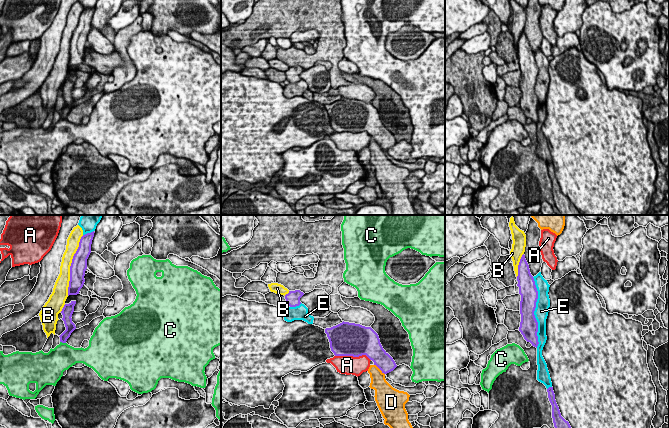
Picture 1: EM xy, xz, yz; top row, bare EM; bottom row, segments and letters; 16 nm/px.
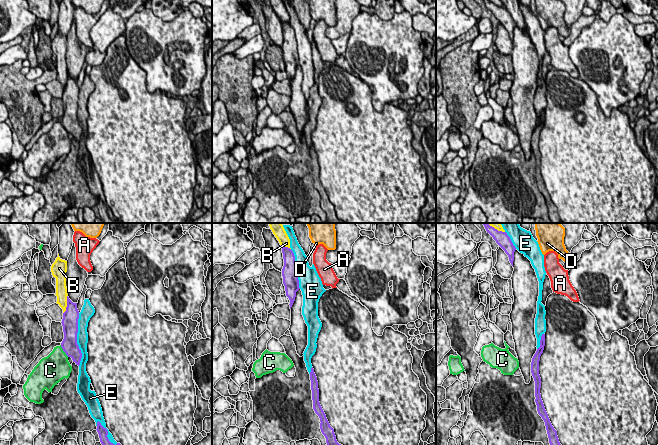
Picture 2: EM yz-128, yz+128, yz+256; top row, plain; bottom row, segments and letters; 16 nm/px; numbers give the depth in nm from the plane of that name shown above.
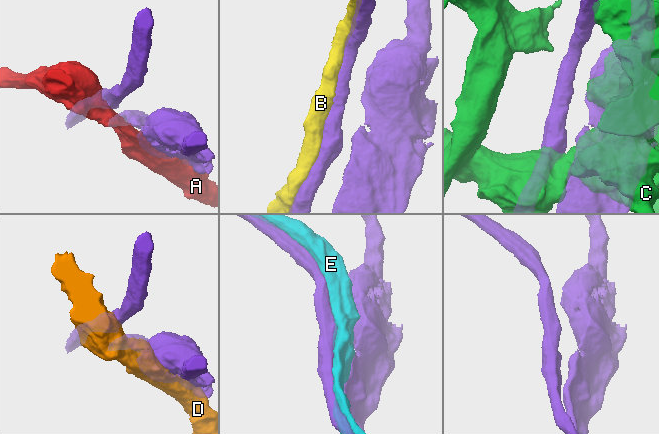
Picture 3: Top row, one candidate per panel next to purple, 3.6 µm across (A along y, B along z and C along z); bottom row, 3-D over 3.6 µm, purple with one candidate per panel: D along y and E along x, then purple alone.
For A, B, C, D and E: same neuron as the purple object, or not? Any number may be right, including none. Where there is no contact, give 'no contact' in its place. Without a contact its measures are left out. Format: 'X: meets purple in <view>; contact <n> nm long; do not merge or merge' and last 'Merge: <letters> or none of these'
A: meets purple in xz; contact 600 nm long; do not merge
B: meets purple in xy; contact 1000 nm long; merge
C: meets purple in xy; contact 100 nm long; do not merge
D: meets purple in xz; contact 240 nm long; do not merge
E: meets purple in yz; contact 1150 nm long; do not merge
Merge: B

